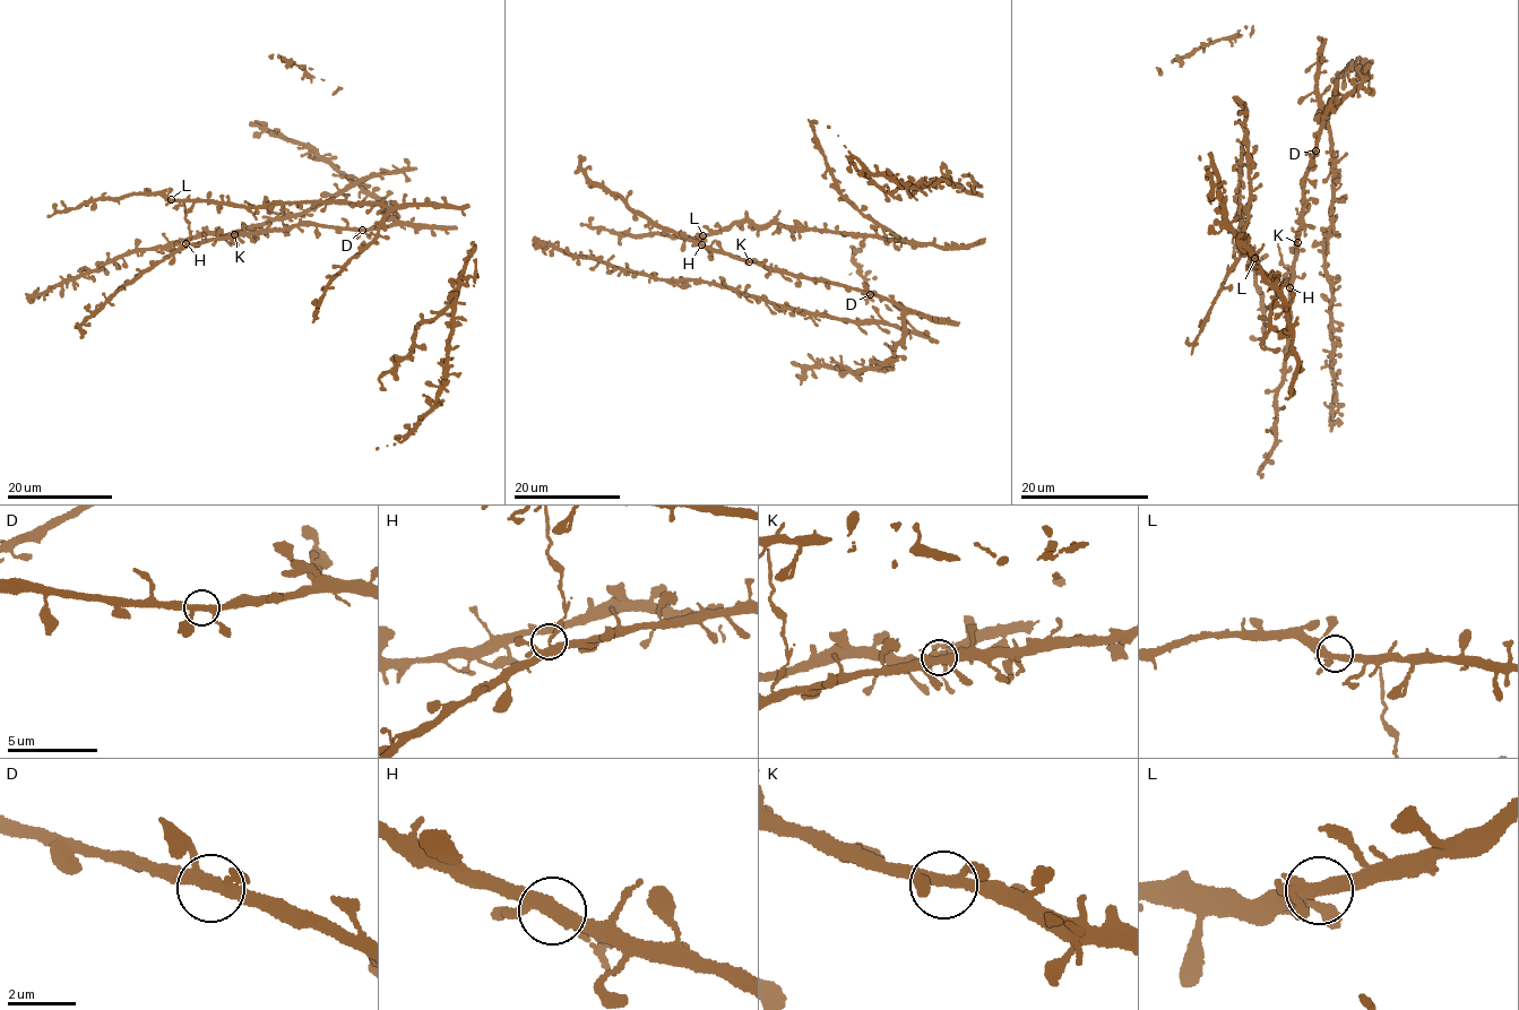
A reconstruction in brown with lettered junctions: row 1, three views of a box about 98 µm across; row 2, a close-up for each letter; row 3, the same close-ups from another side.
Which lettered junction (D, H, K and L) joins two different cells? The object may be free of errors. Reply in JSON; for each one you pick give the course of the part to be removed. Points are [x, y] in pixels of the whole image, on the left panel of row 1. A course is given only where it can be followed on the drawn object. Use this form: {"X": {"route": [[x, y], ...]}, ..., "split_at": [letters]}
{"H": {"route": [[184, 243], [189, 234], [183, 203]]}, "split_at": ["H"]}

